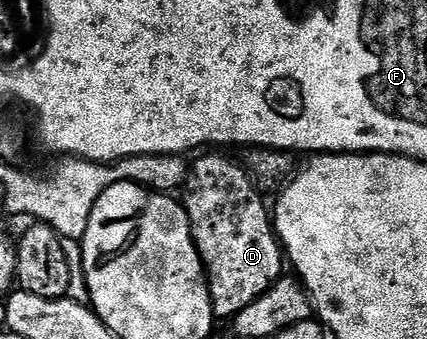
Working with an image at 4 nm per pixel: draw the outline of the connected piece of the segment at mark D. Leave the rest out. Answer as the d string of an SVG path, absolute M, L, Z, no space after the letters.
M202 154L197 157L202 159L191 163L183 184L183 202L209 281L213 314L218 320L229 321L282 278L283 248L273 230L270 208L265 208L252 174L242 164L241 168L235 160L228 159L228 154L217 154L221 155Z

